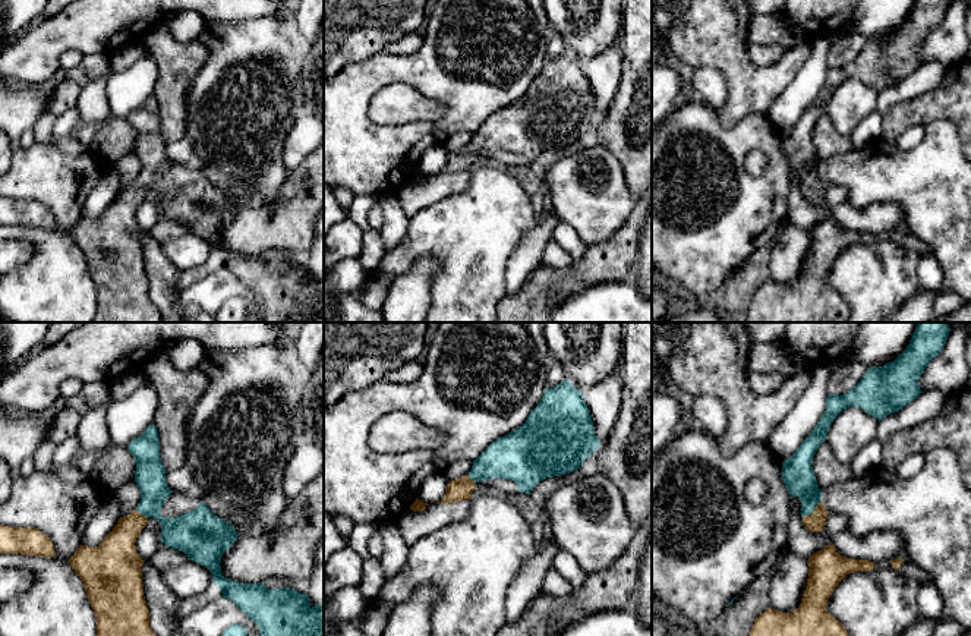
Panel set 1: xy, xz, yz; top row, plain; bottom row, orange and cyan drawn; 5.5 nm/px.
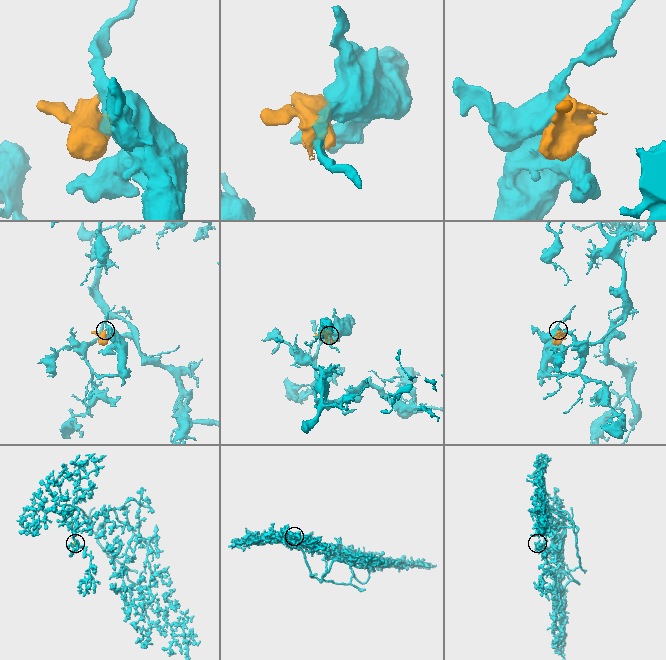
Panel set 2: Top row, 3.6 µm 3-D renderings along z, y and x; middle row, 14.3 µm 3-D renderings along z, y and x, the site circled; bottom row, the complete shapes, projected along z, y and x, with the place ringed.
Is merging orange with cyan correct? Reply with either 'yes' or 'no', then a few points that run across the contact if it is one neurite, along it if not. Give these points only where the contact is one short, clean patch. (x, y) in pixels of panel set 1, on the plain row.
yes | yz (815, 194), (813, 182), (812, 169), (797, 144)

